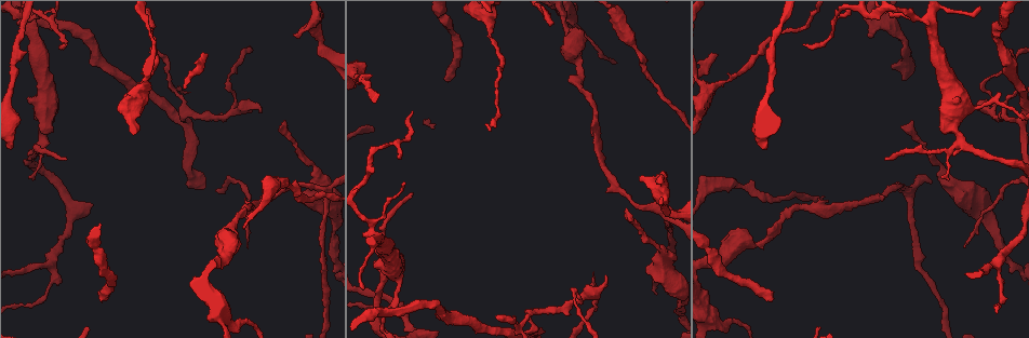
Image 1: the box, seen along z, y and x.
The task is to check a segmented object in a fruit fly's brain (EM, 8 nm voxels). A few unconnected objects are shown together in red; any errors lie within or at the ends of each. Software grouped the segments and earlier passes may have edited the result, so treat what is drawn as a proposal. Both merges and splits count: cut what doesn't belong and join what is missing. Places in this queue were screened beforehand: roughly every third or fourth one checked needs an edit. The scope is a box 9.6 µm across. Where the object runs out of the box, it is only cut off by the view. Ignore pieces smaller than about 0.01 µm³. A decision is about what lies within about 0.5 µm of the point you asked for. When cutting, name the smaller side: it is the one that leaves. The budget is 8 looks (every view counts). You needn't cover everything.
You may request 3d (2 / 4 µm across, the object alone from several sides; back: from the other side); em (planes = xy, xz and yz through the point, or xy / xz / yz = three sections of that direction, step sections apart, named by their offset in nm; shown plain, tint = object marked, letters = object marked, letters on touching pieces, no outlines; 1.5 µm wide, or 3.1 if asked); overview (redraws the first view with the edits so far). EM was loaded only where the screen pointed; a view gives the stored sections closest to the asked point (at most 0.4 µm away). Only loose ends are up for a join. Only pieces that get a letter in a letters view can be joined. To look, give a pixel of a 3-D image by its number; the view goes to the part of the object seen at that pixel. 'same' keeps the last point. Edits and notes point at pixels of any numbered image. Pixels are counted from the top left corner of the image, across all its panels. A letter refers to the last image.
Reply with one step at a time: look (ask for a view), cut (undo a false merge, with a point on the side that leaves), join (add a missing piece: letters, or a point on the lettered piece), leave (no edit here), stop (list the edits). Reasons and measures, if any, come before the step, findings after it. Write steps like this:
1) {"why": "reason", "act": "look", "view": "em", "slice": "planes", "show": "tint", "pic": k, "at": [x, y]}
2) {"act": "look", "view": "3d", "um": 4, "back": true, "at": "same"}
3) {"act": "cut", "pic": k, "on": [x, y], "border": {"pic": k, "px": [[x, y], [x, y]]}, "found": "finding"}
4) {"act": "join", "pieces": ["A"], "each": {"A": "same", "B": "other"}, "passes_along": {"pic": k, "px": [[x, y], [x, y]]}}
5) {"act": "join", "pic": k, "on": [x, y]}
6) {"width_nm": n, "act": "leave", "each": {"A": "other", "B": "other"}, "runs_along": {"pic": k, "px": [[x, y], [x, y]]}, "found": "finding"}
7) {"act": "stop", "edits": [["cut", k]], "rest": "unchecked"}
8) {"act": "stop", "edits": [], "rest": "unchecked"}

{"why": "end of a long branch", "act": "look", "view": "em", "slice": "planes", "show": "letters", "pic": 1, "at": [448, 80]}

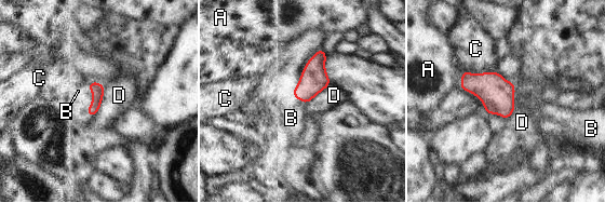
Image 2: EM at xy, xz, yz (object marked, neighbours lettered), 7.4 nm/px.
{"act": "join", "pieces": ["B"], "each": {"A": "other", "B": "same", "C": "other", "D": "other"}, "found": "it goes on there"}

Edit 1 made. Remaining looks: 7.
{"why": "sudden change in width", "act": "look", "view": "3d", "um": 2, "pic": 1, "at": [533, 310]}

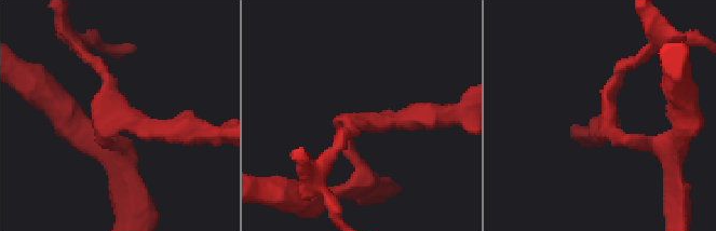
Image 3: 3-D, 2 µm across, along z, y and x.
{"act": "look", "view": "em", "slice": "planes", "show": "letters", "pic": 3, "at": [609, 123]}

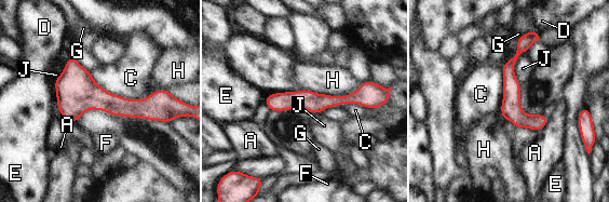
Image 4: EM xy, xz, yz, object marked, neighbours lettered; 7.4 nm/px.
{"act": "leave", "each": {"A": "other", "C": "other", "D": "other", "E": "other", "F": "other", "G": "other", "H": "other", "J": "other"}, "found": "all the same neuron"}

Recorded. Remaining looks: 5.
{"why": "redraw", "act": "look", "view": "overview"}

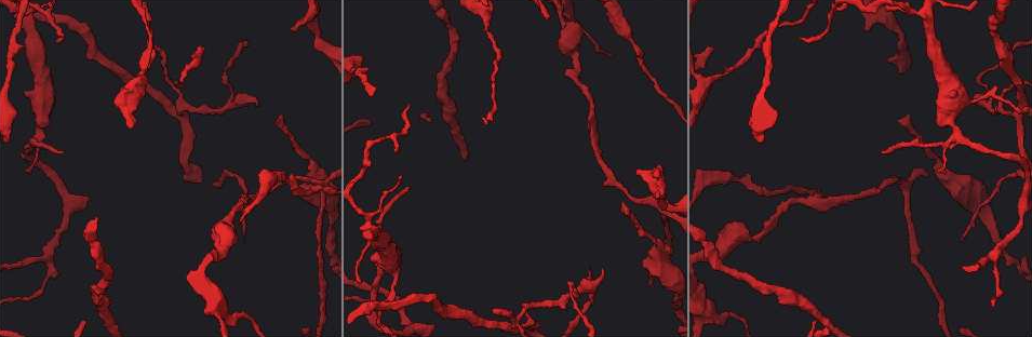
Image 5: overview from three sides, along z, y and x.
{"act": "look", "view": "em", "slice": "yz", "step": 4, "show": "tint", "pic": 5, "at": [624, 205]}

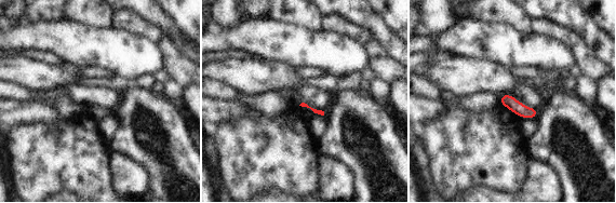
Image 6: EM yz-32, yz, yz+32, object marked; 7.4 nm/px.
{"act": "look", "view": "em", "slice": "planes", "show": "letters", "at": "same"}

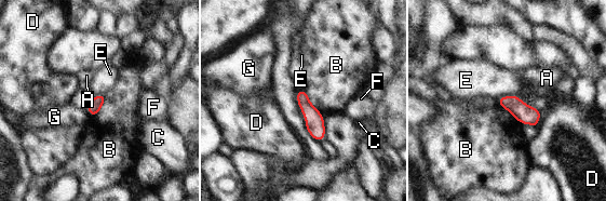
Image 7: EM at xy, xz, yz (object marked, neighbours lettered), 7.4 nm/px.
{"act": "leave", "each": {"A": "other", "B": "other", "C": "other", "D": "other", "E": "other", "F": "other", "G": "other"}, "border": {"pic": 7, "px": [[302, 89], [309, 101], [323, 115]]}, "found": "no lettered piece goes on from it"}

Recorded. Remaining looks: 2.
{"why": "an open end", "act": "look", "view": "em", "slice": "xz", "step": 4, "show": "letters", "pic": 5, "at": [409, 187]}

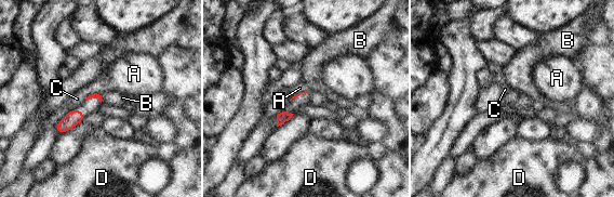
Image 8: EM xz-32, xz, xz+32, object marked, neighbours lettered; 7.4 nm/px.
{"why": "cut it another way", "act": "look", "view": "em", "slice": "planes", "show": "letters", "at": "same"}

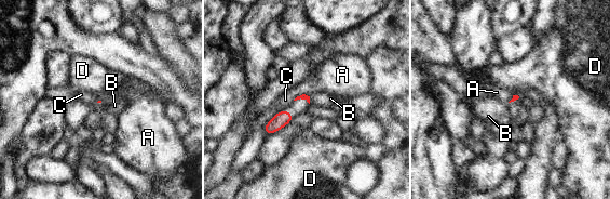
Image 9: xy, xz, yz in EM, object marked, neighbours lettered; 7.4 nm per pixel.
{"act": "leave", "each": {"A": "other", "B": "other", "C": "other", "D": "other"}, "border": {"pic": 9, "px": [[300, 94], [309, 96]]}, "found": "no lettered piece goes on from it"}

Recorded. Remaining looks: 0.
{"act": "stop", "edits": [["join", 2]], "rest": "unchecked"}

